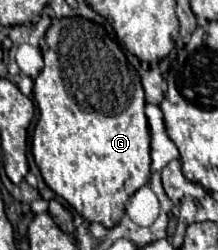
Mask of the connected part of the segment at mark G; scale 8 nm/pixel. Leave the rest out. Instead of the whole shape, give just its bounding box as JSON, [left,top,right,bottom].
[32,17,150,229]

